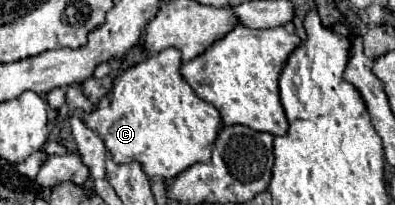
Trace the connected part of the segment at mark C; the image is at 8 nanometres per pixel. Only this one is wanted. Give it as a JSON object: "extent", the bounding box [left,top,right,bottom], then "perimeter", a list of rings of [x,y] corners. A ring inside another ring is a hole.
{"extent":[85,48,223,180],"perimeter":[[[167,48],[159,54],[151,54],[145,62],[135,64],[129,70],[121,72],[115,78],[111,92],[99,102],[99,108],[87,114],[85,124],[101,136],[101,140],[105,142],[117,164],[137,160],[143,164],[143,170],[149,178],[159,176],[165,180],[177,178],[183,170],[187,170],[197,162],[209,162],[213,142],[223,126],[217,108],[197,98],[193,88],[181,76],[181,54],[175,48]]]}

